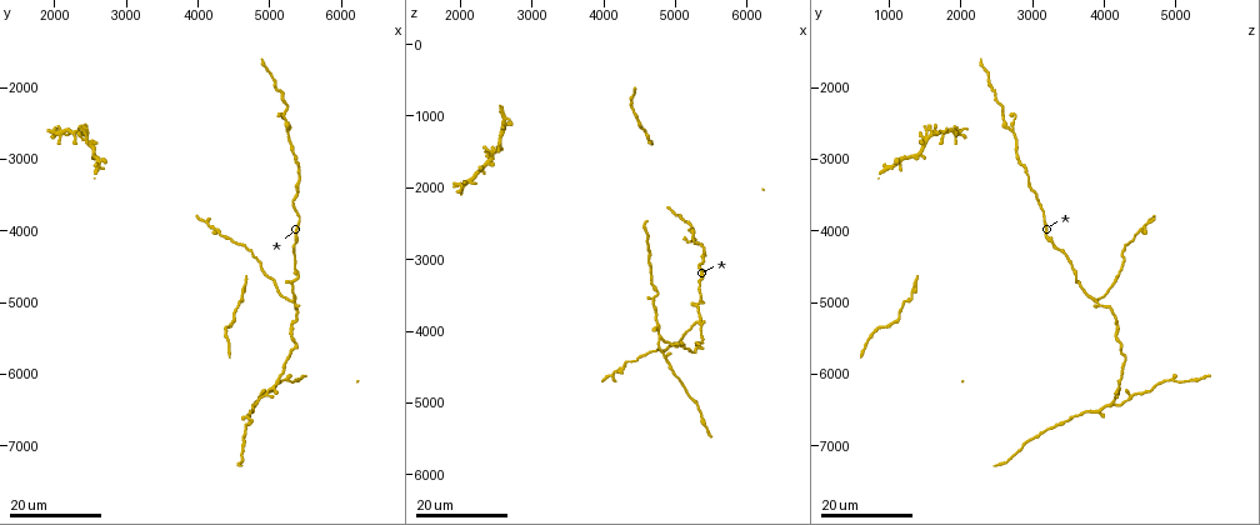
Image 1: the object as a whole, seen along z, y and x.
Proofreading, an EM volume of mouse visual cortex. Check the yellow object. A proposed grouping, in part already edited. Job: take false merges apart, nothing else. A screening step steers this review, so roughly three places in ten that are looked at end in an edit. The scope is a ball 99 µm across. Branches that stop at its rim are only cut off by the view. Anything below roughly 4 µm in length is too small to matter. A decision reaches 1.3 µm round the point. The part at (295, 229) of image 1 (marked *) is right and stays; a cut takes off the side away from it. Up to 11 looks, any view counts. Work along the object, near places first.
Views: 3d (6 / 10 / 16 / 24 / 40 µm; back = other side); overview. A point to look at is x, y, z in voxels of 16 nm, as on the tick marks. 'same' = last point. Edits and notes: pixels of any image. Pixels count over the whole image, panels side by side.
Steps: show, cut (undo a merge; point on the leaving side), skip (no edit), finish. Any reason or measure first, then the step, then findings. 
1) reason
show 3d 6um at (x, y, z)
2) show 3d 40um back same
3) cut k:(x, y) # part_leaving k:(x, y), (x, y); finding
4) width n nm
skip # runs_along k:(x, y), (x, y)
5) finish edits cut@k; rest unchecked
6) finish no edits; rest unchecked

show 3d 24um at (5350, 5000, 3900)

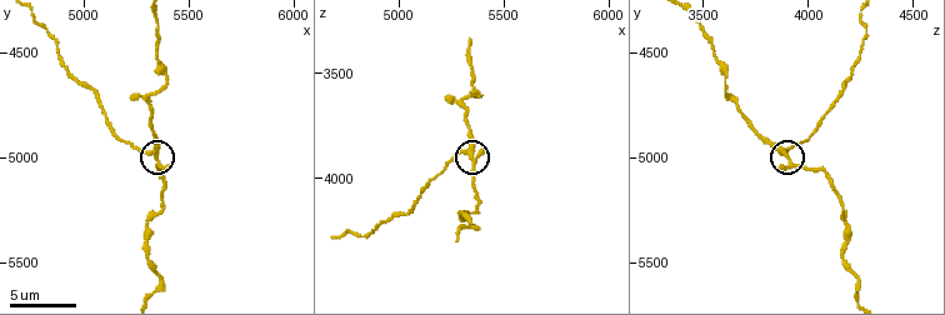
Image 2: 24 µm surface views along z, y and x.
show 3d 6um at (5320, 4970, 3870)

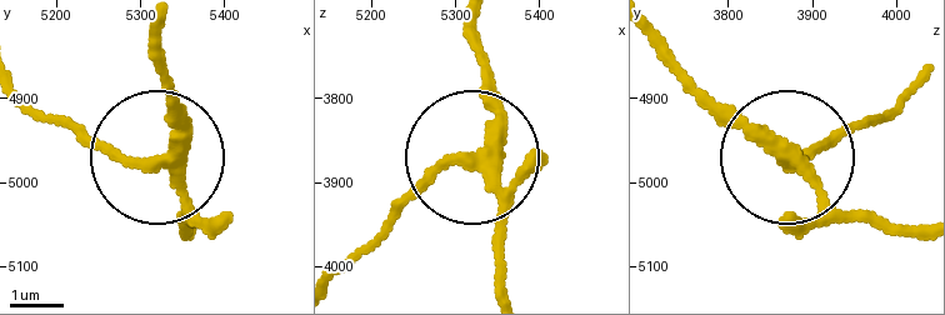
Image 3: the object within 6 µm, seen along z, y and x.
side_arm 36 um; arms 3
cut 3:(90, 145) # a second neuron is stuck on

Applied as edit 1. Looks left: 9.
show overview

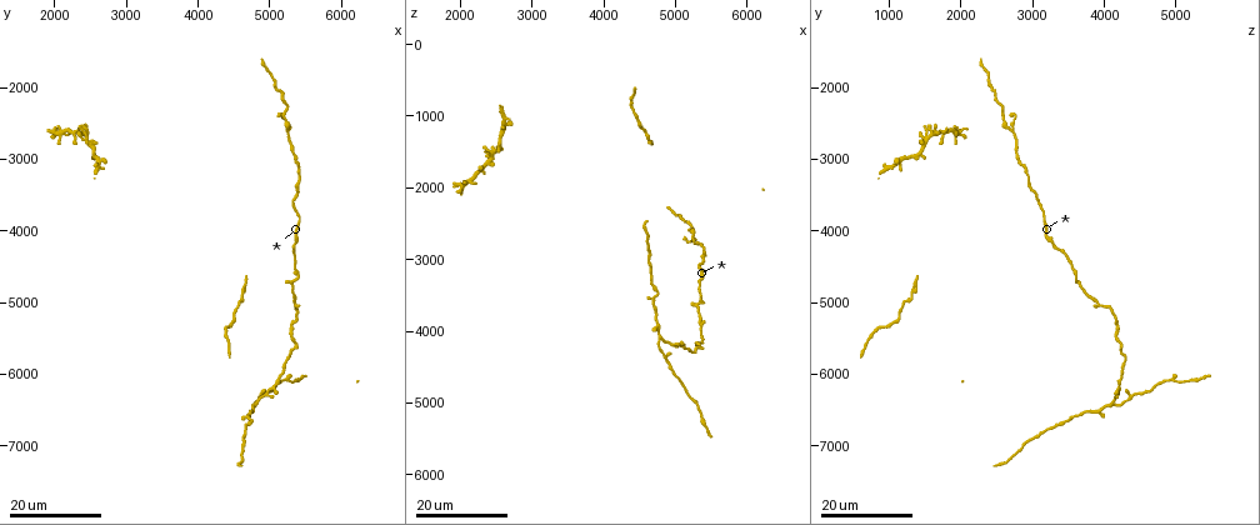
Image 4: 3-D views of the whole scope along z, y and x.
a fork
show 3d 16um at (4750, 6400, 4100)

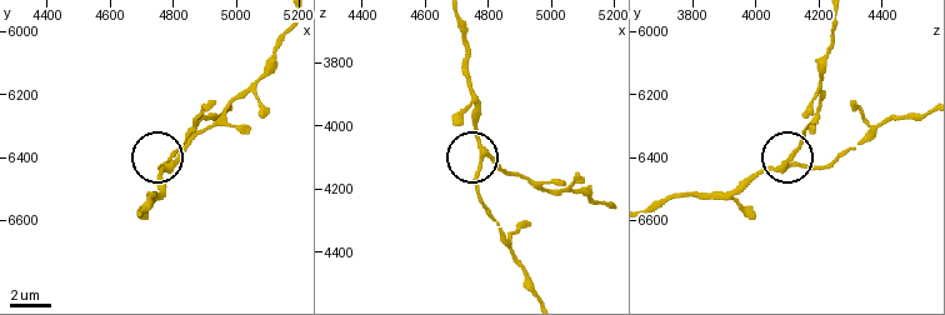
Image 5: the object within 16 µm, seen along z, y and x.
show 3d 10um at (4770, 6420, 4110)

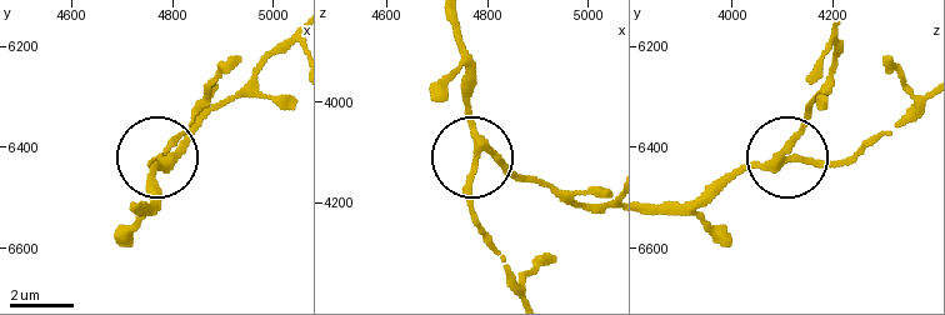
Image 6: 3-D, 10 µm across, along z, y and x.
side_arm 29 um; arms 3
skip # continuous, no second neuron

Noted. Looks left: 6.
calibre changes
show 3d 16um at (5100, 6200, 4250)

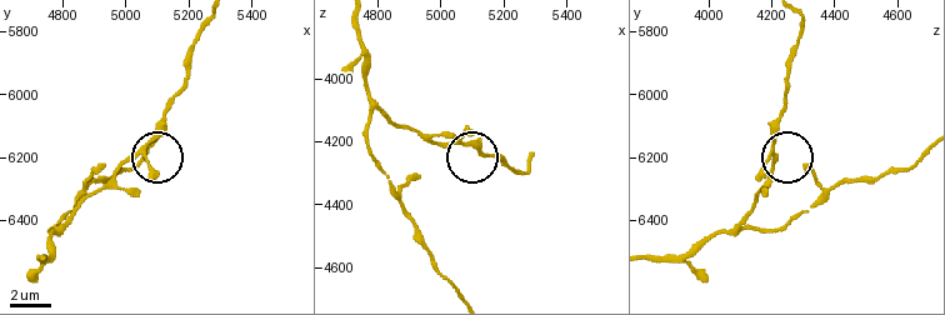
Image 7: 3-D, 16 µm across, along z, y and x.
show 3d 10um at (5070, 6150, 4210)

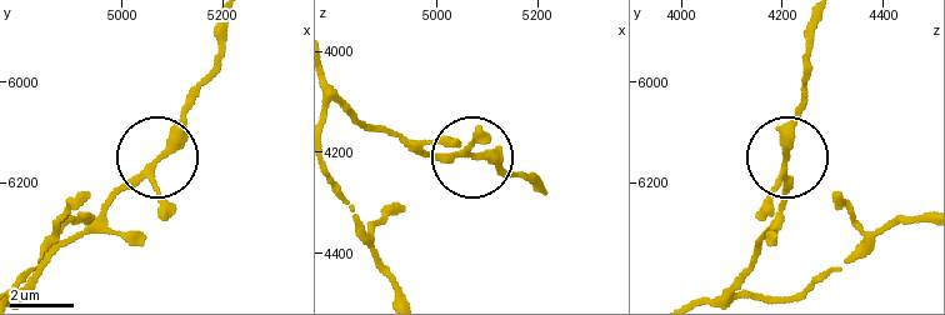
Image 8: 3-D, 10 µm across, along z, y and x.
arms 3
skip # runs_along 8:(545, 190), (499, 160), (413, 151); one neuron here

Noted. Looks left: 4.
thin neck
show 3d 6um at (5410, 4630, 3610)

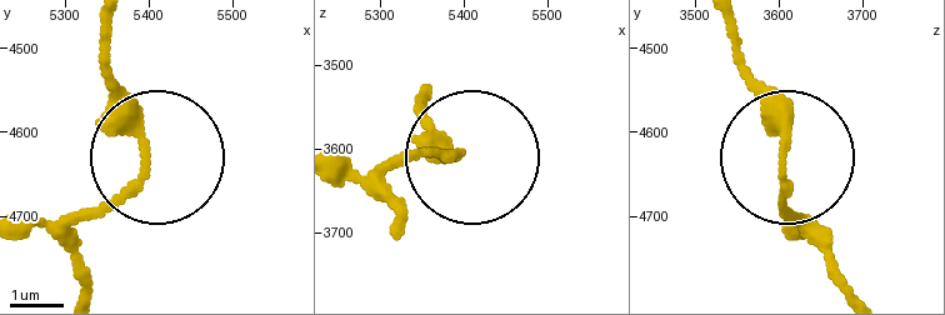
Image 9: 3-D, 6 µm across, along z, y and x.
skip # runs_along 9:(728, 24), (781, 145), (799, 235); continuous, no second neuron

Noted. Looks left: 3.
calibre changes
show 3d 16um at (4650, 4900, 1300)

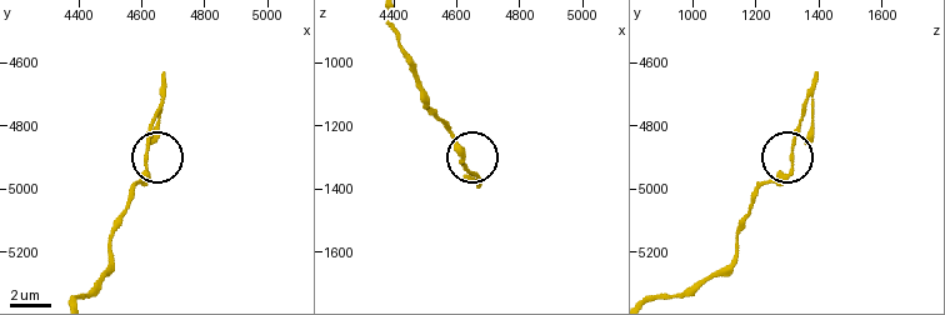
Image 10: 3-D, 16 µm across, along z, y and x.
show 3d 10um at (4620, 4900, 1310)

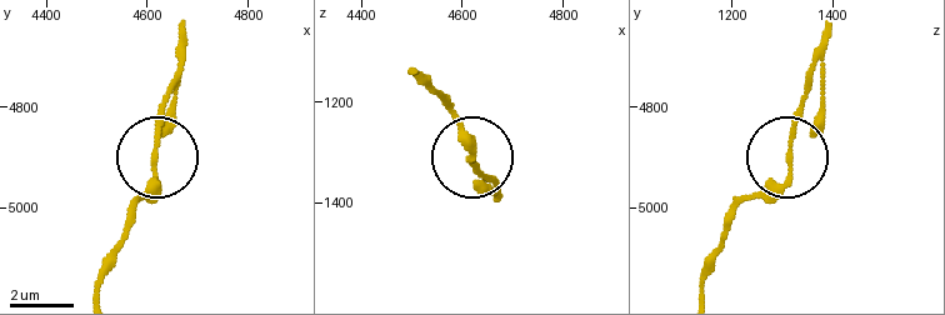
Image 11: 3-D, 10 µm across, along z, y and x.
width 110 nm
skip # all the same neuron

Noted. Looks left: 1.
finish edits cut@3; rest unchecked

